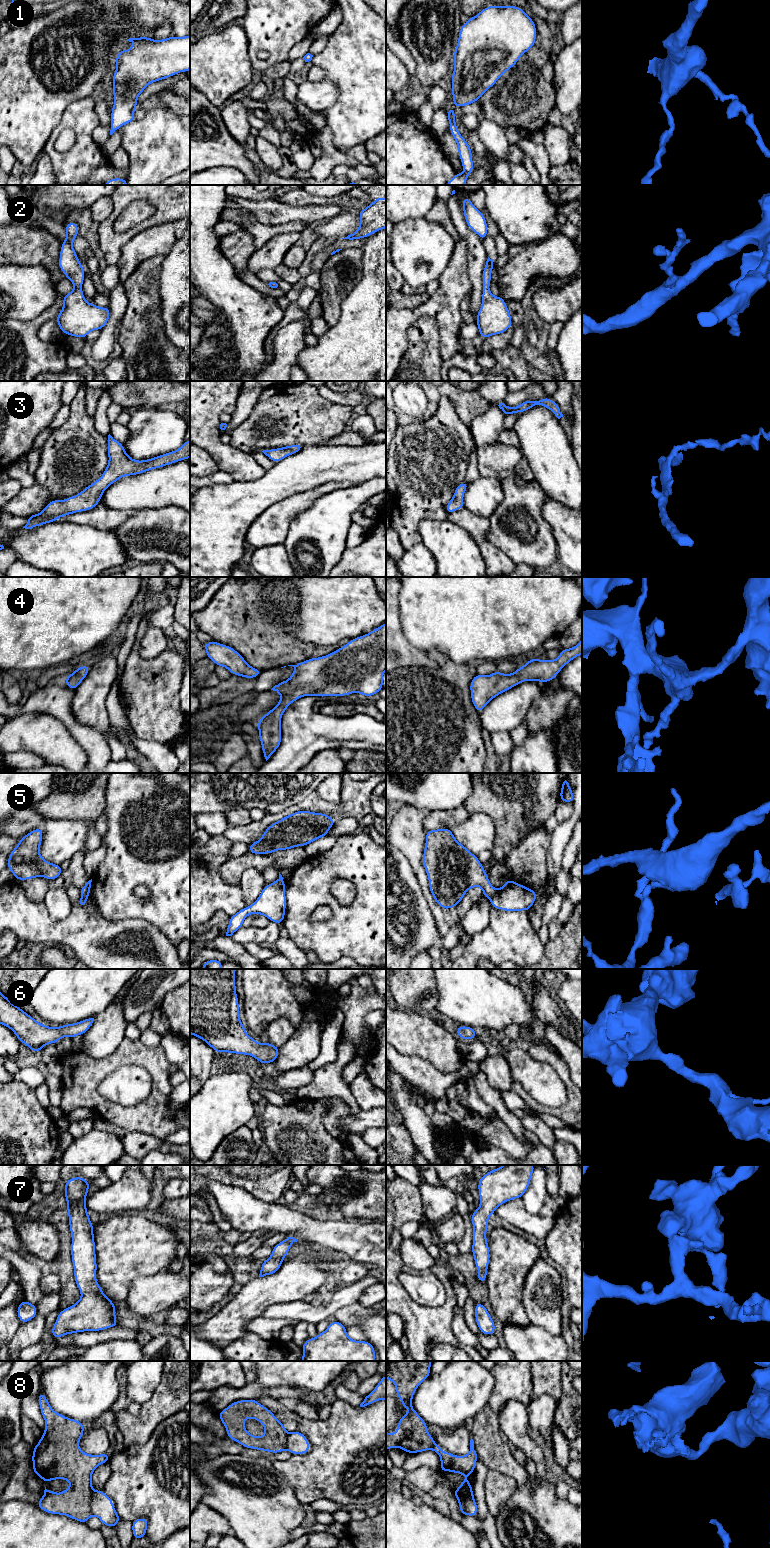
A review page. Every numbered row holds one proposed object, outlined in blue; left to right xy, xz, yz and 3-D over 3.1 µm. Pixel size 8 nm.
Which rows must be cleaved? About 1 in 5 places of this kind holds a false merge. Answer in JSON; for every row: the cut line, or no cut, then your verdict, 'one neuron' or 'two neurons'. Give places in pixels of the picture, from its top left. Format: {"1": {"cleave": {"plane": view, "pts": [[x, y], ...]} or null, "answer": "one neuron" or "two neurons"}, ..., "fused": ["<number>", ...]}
{"1": {"cleave": null, "answer": "one neuron"}, "2": {"cleave": null, "answer": "one neuron"}, "3": {"cleave": null, "answer": "one neuron"}, "4": {"cleave": null, "answer": "one neuron"}, "5": {"cleave": {"plane": "yz", "pts": [[496, 890], [490, 898]]}, "answer": "two neurons"}, "6": {"cleave": null, "answer": "one neuron"}, "7": {"cleave": null, "answer": "one neuron"}, "8": {"cleave": {"plane": "yz", "pts": [[473, 1497], [468, 1497], [465, 1500], [465, 1511], [468, 1514]]}, "answer": "two neurons"}, "fused": ["5", "8"]}

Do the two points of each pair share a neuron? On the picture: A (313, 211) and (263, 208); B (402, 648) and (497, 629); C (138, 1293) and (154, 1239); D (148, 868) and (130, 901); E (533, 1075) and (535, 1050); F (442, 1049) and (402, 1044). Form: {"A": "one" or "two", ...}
{"A": "one", "B": "two", "C": "two", "D": "one", "E": "two", "F": "one"}

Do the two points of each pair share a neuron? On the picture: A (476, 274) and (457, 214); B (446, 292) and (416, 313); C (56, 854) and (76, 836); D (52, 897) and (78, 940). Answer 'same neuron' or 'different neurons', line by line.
A: same neuron
B: same neuron
C: same neuron
D: different neurons

